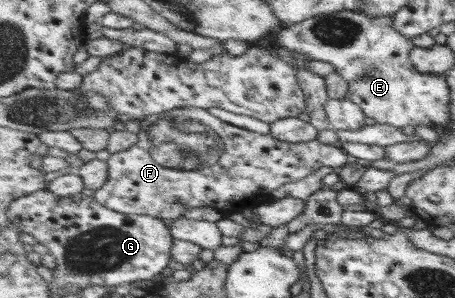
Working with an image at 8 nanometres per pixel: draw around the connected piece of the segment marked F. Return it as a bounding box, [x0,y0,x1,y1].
[93,107,352,222]

